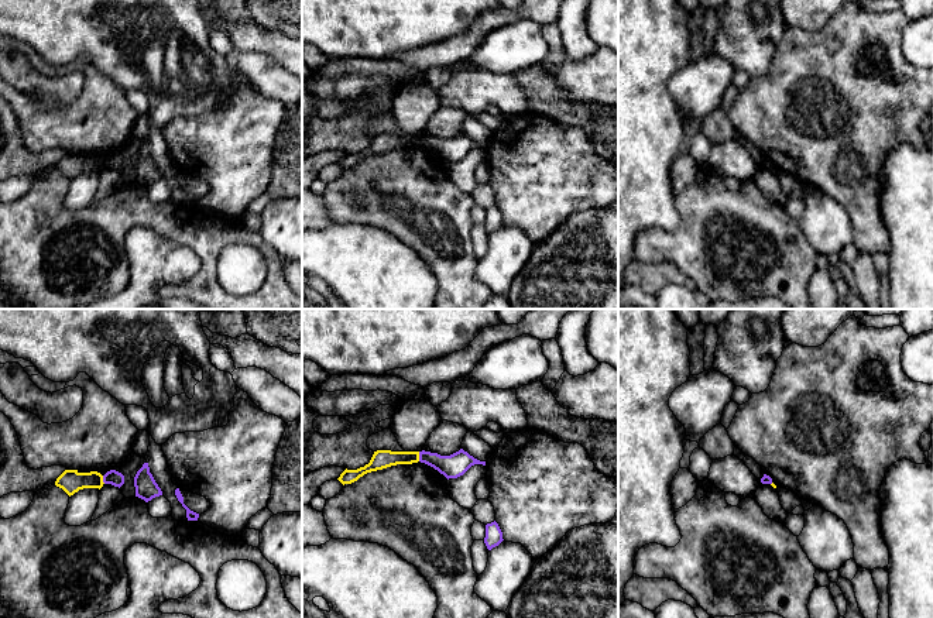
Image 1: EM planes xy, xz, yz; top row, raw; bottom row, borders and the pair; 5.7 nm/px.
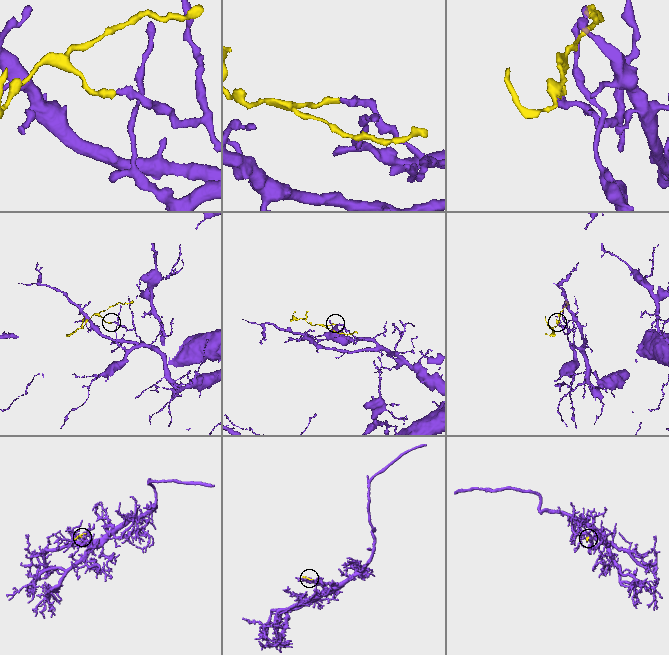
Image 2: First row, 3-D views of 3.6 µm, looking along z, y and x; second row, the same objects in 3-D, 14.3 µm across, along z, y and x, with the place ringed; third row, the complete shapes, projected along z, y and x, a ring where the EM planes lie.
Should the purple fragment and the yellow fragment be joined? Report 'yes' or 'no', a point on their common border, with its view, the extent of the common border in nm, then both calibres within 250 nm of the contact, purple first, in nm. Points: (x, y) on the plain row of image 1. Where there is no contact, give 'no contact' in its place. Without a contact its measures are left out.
no | xz (419, 140) | 60 nm | 140/110 nm

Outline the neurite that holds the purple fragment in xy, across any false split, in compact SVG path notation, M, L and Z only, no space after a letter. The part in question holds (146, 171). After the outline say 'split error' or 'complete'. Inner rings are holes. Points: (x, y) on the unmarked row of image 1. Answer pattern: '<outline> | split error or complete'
M144 147L143 151L137 155L134 161L134 171L136 181L144 183L145 186L162 179L161 172L158 171L152 158L150 157L148 147Z | complete

